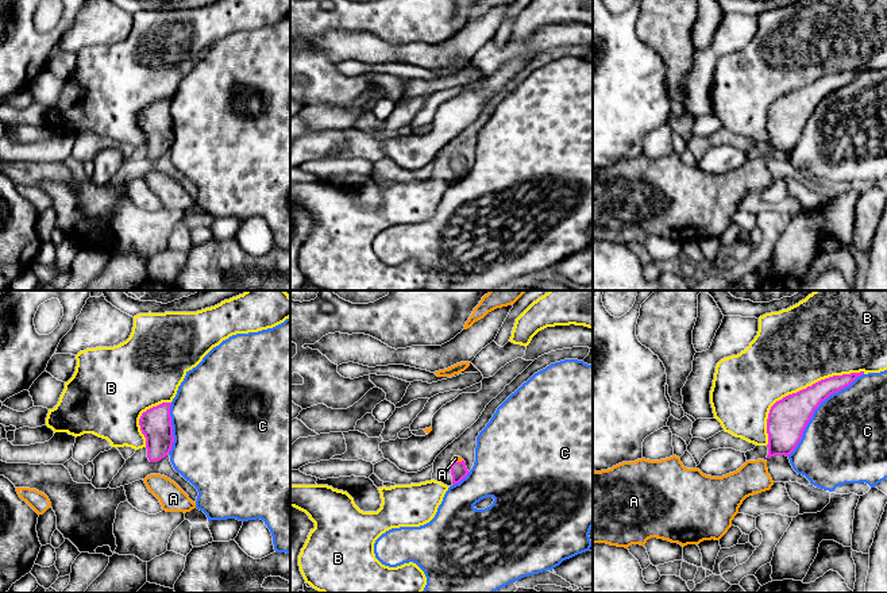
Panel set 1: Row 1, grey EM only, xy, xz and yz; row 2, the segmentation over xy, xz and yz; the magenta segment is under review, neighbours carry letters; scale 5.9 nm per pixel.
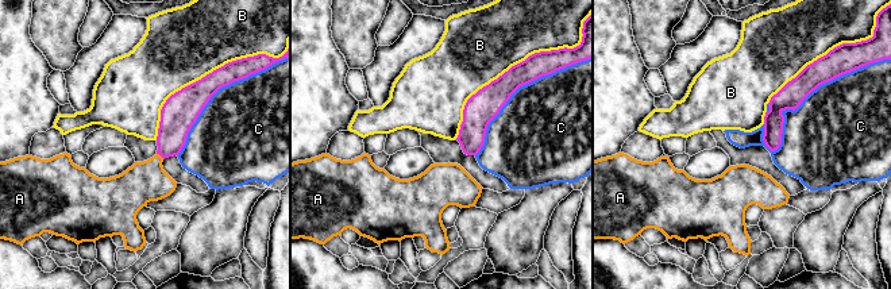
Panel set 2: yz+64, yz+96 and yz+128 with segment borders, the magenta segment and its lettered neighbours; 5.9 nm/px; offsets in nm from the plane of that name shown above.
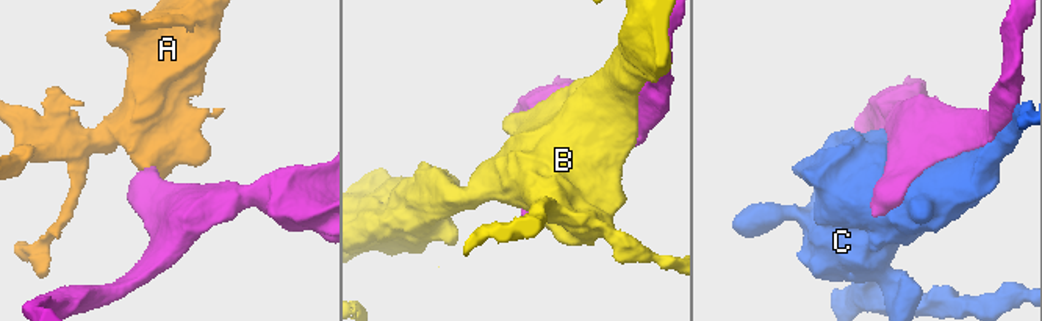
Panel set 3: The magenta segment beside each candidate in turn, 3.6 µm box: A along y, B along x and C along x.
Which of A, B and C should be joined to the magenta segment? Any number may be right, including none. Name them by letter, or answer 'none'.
A

